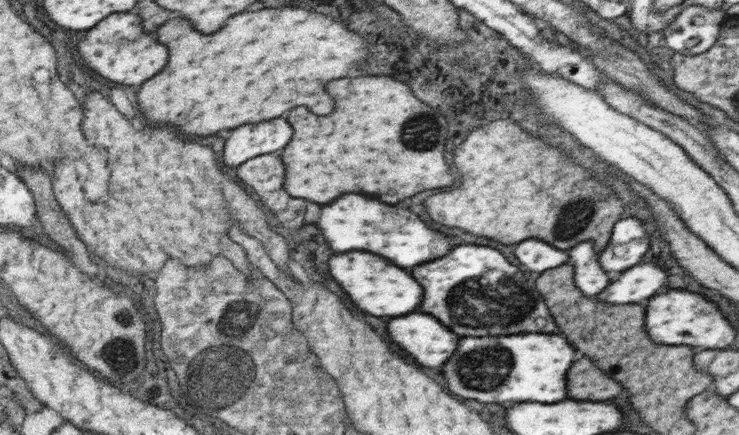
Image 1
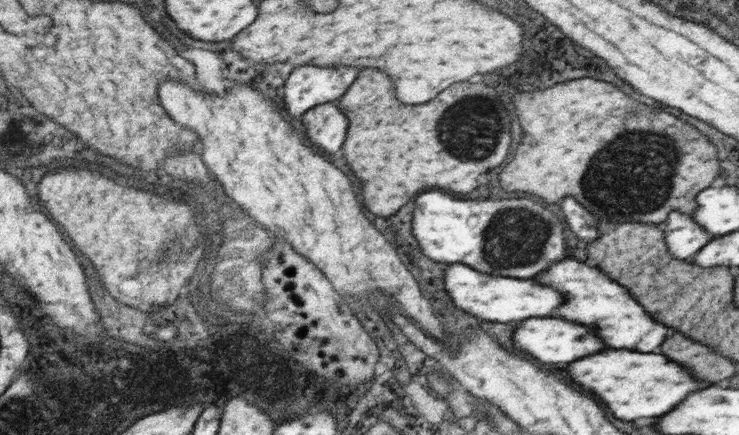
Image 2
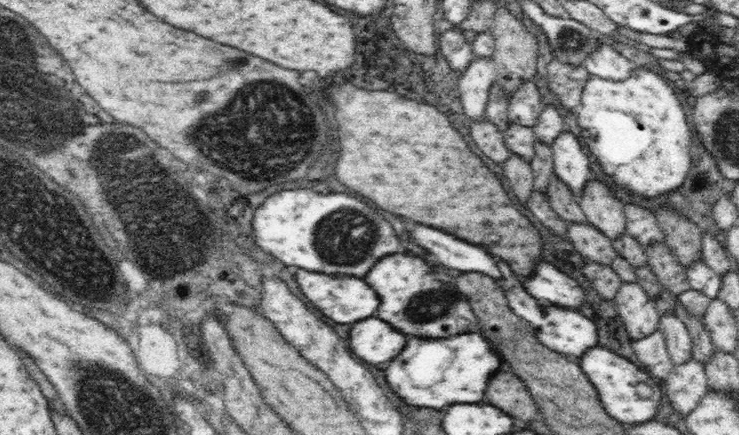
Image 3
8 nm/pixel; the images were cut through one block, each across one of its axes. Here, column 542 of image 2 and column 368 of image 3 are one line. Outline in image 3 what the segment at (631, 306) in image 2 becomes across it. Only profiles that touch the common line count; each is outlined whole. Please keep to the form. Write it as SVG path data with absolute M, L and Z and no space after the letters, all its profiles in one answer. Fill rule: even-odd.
M392 254L380 258L372 272L366 276L366 282L374 288L374 292L382 298L378 308L378 318L390 322L394 330L412 334L418 338L448 338L464 333L478 333L481 326L473 313L468 299L455 290L453 283L444 283L432 277L433 268L420 256L404 256ZM412 298L412 300L410 300ZM410 304L412 304L412 320L410 320Z

